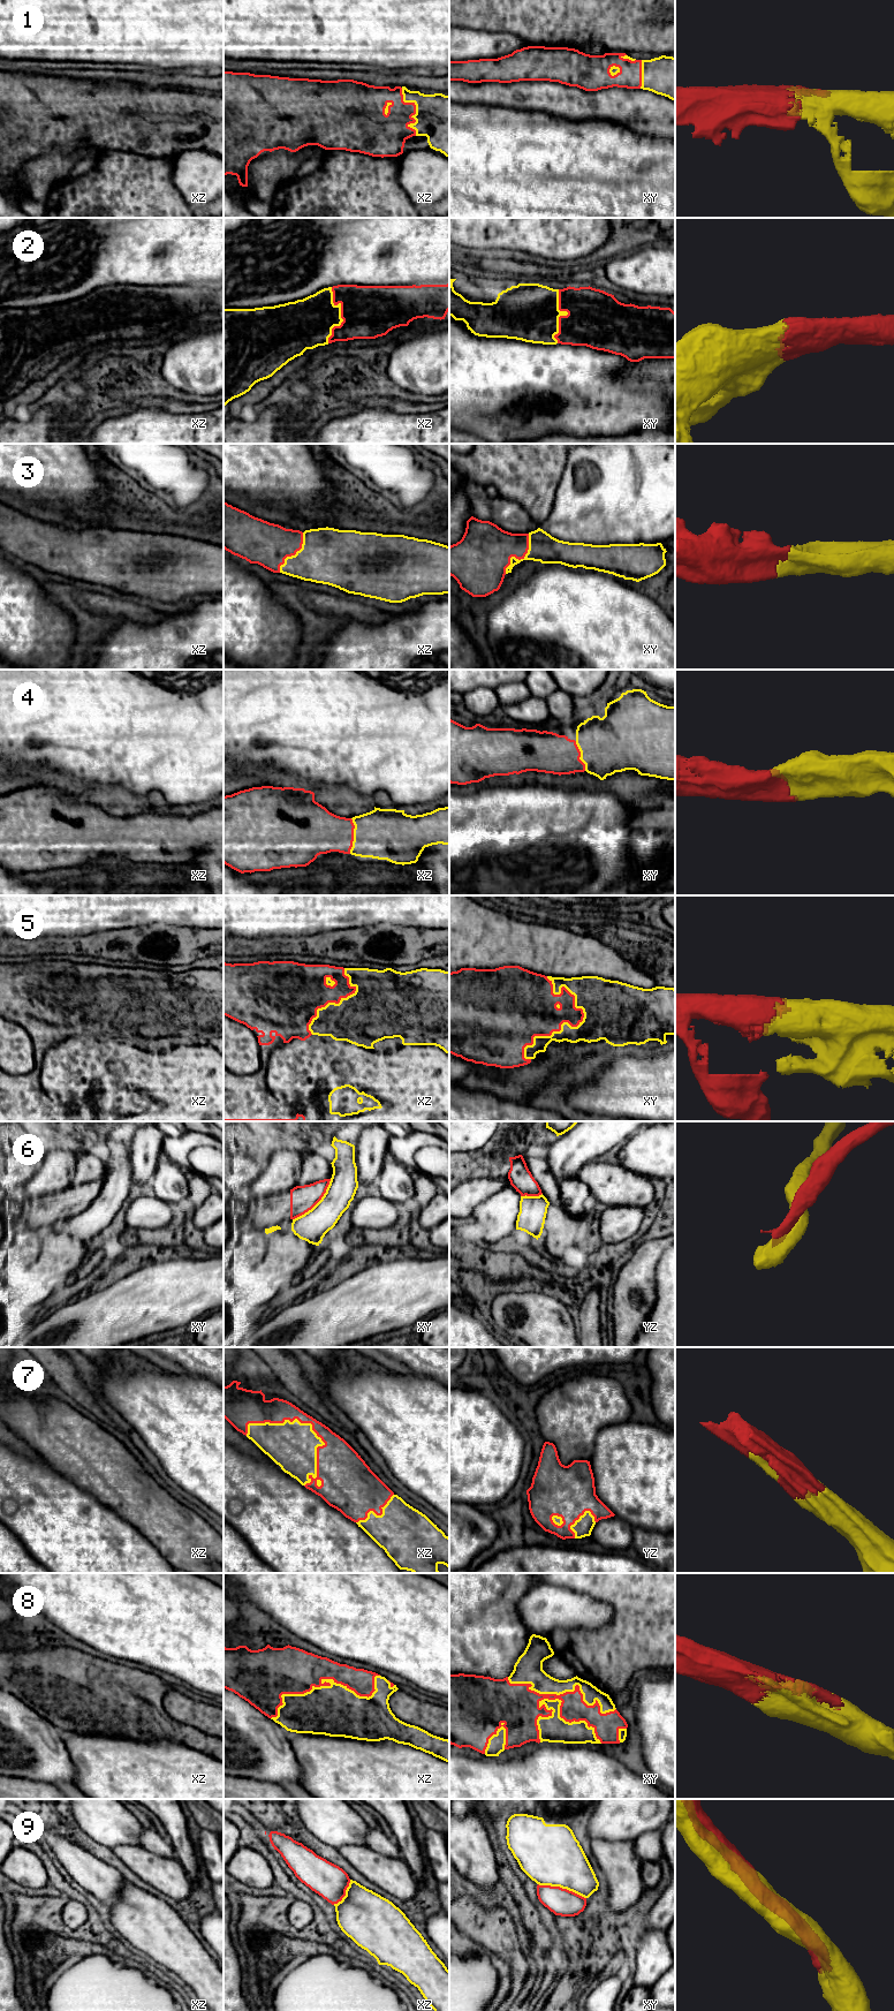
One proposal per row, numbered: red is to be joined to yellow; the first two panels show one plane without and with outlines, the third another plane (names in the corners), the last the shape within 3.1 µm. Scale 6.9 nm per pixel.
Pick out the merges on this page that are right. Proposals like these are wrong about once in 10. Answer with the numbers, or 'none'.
1, 2, 3, 4, 5, 7, 8, 9

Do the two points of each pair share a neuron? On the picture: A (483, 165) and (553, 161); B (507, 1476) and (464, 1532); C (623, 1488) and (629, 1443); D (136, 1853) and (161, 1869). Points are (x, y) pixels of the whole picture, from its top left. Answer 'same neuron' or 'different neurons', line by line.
A: same neuron
B: different neurons
C: same neuron
D: same neuron

